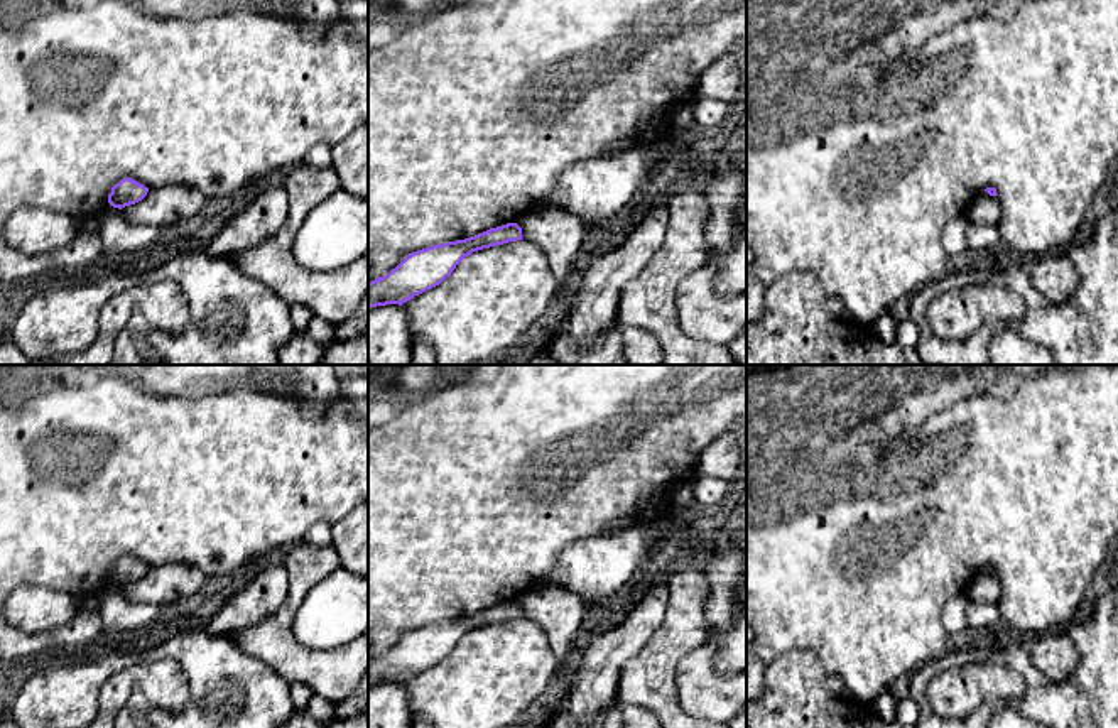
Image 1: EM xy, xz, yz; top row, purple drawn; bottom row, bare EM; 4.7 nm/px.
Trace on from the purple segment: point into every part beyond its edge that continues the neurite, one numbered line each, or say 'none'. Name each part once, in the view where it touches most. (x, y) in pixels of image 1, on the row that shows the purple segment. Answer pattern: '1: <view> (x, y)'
none

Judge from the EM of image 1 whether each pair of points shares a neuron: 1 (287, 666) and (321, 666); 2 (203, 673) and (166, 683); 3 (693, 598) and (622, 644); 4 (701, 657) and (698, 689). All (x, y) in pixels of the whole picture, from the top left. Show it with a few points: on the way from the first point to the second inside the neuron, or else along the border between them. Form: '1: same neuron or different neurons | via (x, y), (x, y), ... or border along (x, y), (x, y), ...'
1: same neuron | via (296, 666), (313, 666)
2: different neurons | border along (152, 659), (183, 671), (184, 705)
3: different neurons | border along (667, 580), (669, 598), (664, 619), (639, 651)
4: same neuron | via (700, 666), (698, 681)

